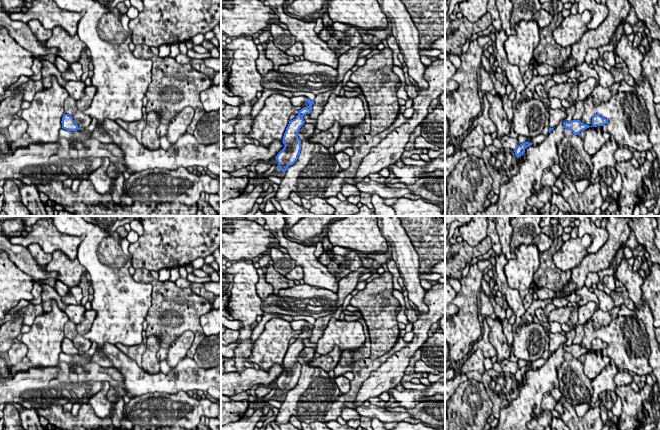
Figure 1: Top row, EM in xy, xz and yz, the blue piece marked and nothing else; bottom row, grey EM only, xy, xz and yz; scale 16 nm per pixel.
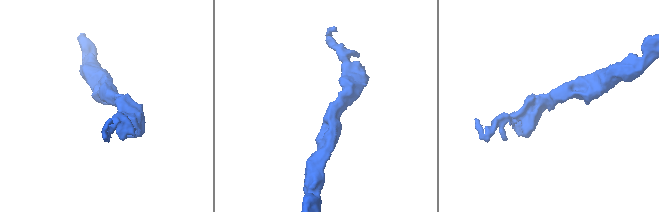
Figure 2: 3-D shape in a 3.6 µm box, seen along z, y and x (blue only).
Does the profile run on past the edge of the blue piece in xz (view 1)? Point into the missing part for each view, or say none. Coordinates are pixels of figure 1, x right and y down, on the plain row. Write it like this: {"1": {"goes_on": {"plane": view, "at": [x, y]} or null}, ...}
{"1": {"goes_on": null}}

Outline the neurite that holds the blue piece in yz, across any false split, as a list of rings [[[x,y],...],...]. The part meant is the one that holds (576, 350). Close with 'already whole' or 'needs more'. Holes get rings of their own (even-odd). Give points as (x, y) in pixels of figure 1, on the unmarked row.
[[[572,344],[570,346],[563,346],[564,352],[570,353],[573,358],[578,359],[581,355],[584,355],[585,353],[592,351],[587,348],[583,348],[580,344]]]; already whole

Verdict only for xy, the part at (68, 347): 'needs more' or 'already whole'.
already whole

